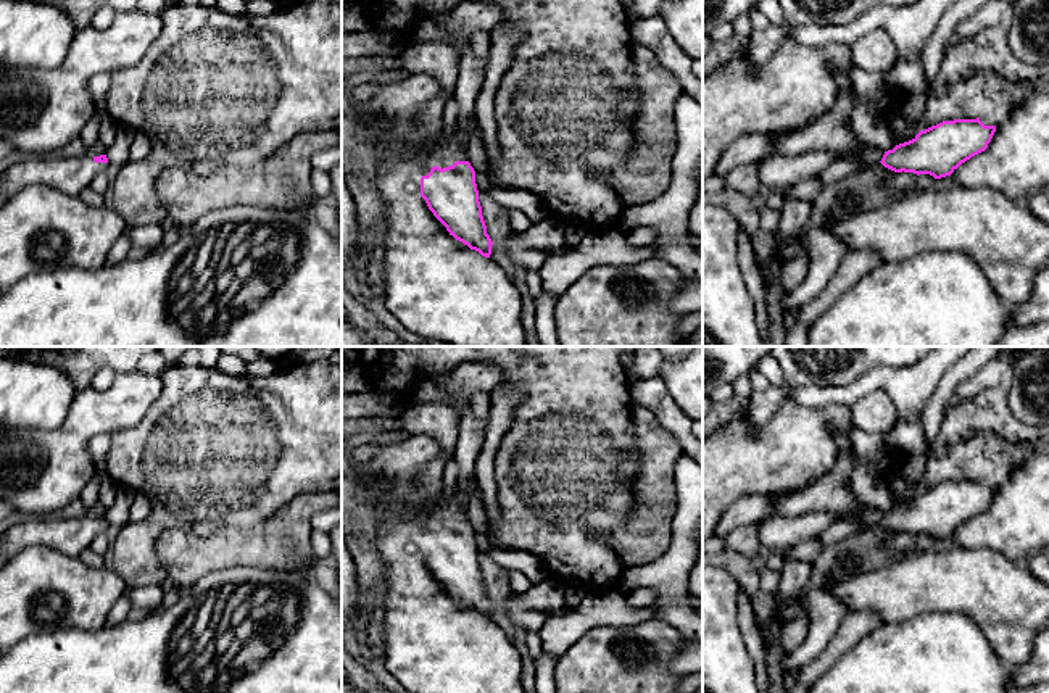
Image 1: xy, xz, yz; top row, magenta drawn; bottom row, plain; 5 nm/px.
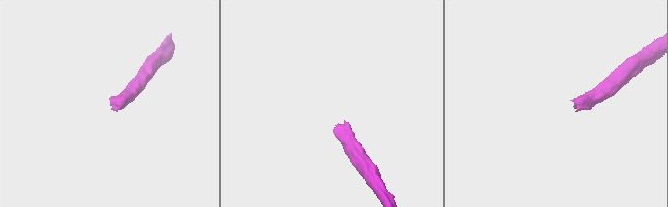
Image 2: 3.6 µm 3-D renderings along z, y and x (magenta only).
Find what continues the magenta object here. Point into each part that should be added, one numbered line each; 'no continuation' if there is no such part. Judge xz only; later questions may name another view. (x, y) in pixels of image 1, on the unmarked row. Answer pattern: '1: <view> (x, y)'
1: xz (434, 643)

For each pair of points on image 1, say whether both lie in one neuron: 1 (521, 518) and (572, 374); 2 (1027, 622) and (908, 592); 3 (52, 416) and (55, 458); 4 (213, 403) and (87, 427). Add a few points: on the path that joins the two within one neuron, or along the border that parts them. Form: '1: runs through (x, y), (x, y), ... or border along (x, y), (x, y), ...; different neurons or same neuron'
1: runs through (539, 482), (571, 450), (572, 410); same neuron
2: runs through (998, 595), (995, 592), (937, 592); same neuron
3: border along (74, 397), (57, 426), (16, 427); different neurons
4: border along (160, 382), (149, 410), (111, 434); different neurons

